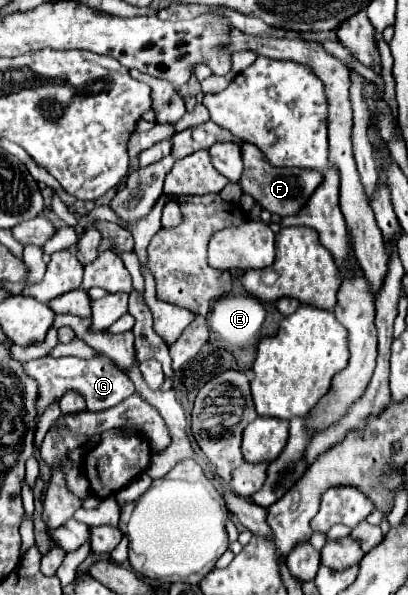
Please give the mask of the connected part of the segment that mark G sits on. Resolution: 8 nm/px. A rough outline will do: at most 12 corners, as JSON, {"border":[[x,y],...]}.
{"border":[[105,355],[23,363],[37,381],[37,417],[67,391],[87,411],[105,411],[135,393]]}

